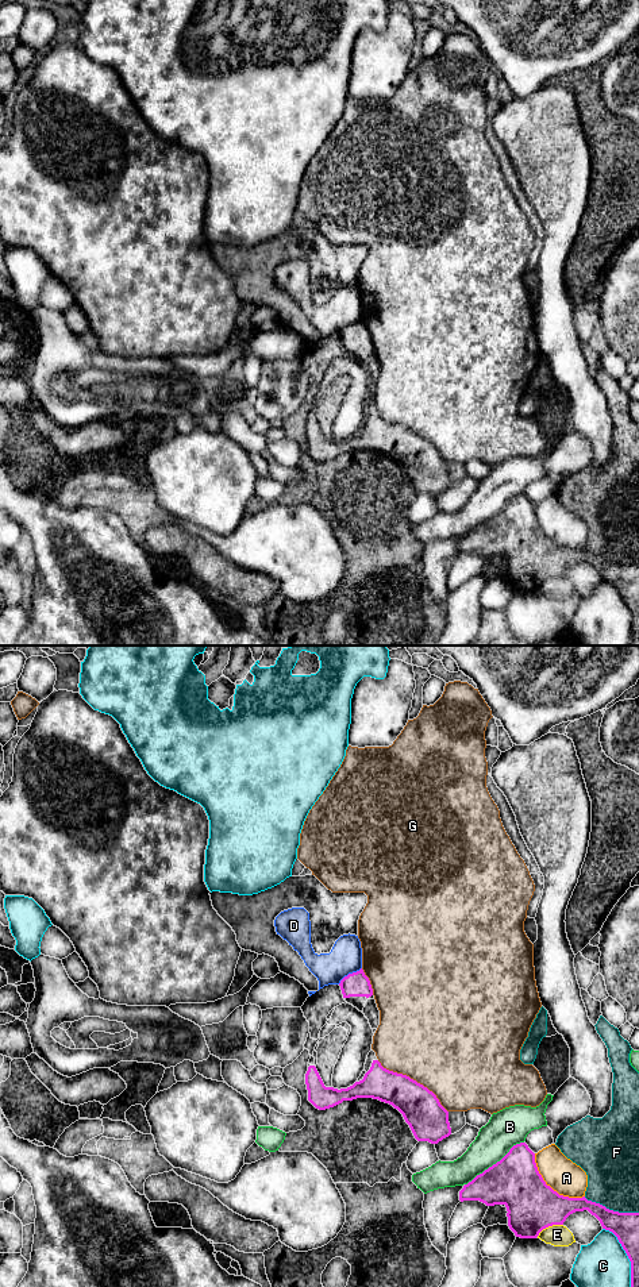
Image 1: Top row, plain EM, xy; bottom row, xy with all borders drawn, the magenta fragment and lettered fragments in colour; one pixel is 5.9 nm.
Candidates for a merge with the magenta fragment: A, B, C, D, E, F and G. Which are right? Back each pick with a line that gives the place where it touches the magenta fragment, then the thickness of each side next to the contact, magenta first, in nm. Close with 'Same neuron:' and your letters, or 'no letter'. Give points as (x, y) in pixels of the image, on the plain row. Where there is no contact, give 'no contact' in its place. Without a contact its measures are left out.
Same neuron: no letter

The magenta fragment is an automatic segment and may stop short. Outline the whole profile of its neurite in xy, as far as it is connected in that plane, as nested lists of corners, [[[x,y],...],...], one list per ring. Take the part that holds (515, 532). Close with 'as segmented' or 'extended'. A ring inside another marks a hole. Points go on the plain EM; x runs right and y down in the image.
[[[526,494],[513,497],[500,513],[465,536],[459,552],[504,556],[508,578],[520,590],[536,590],[543,581],[563,577],[570,566],[588,562],[617,589],[631,613],[630,646],[639,646],[639,564],[619,564],[585,548],[559,547],[543,532]]]; as segmented

